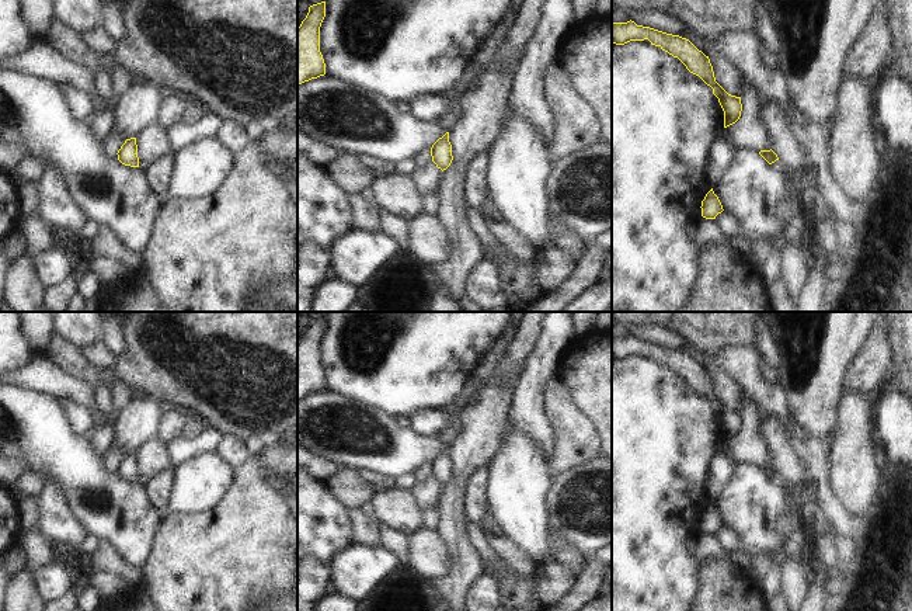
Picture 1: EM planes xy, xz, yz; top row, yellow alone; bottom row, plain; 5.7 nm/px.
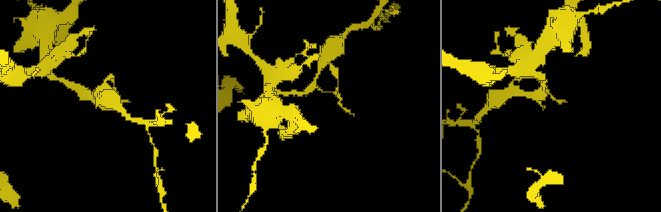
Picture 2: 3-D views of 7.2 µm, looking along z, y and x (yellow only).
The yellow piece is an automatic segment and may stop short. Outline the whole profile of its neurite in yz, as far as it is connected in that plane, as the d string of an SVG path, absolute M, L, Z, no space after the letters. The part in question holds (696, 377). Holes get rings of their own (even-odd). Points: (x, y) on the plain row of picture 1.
M634 336L612 337L612 360L624 360L630 355L648 354L673 372L678 372L686 383L699 390L713 403L713 409L724 426L724 442L735 438L742 426L741 412L728 409L714 392L709 371L699 365L689 354L666 348L650 341L637 340Z

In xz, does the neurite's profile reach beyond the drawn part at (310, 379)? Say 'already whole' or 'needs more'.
already whole

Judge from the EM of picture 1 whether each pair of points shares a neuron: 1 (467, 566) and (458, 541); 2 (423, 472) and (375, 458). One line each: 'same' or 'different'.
1: same
2: different

